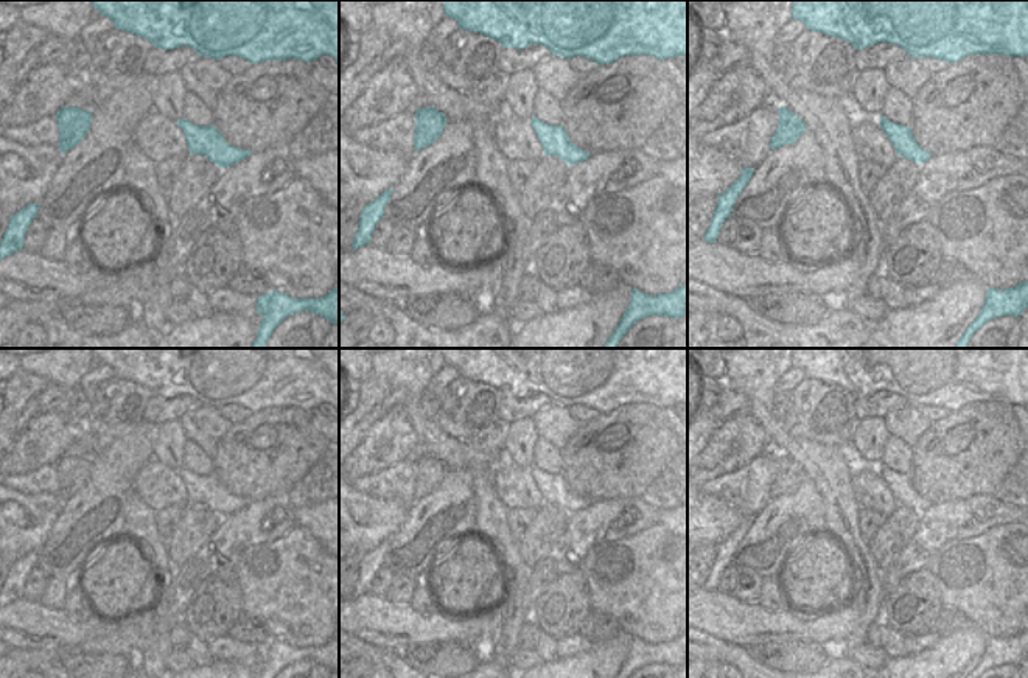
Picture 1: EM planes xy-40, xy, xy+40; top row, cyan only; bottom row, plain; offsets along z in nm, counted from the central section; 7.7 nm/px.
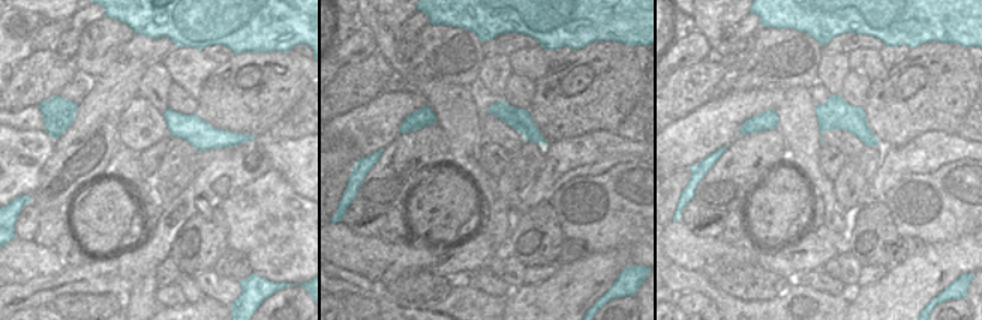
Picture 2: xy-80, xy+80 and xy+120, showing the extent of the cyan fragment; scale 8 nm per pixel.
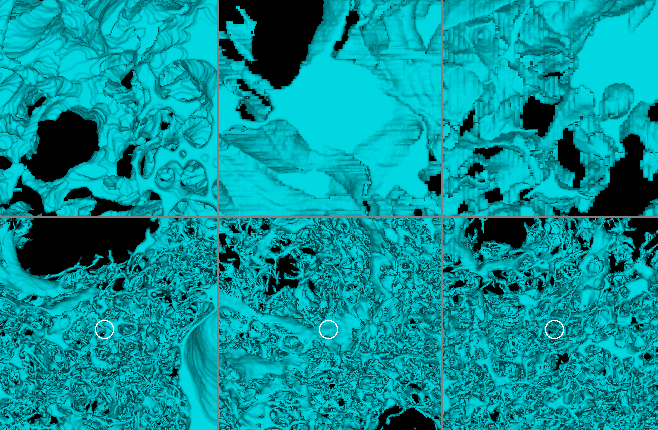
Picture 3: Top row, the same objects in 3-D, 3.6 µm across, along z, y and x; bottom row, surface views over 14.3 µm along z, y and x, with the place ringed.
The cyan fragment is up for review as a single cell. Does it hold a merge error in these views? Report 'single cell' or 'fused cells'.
fused cells

